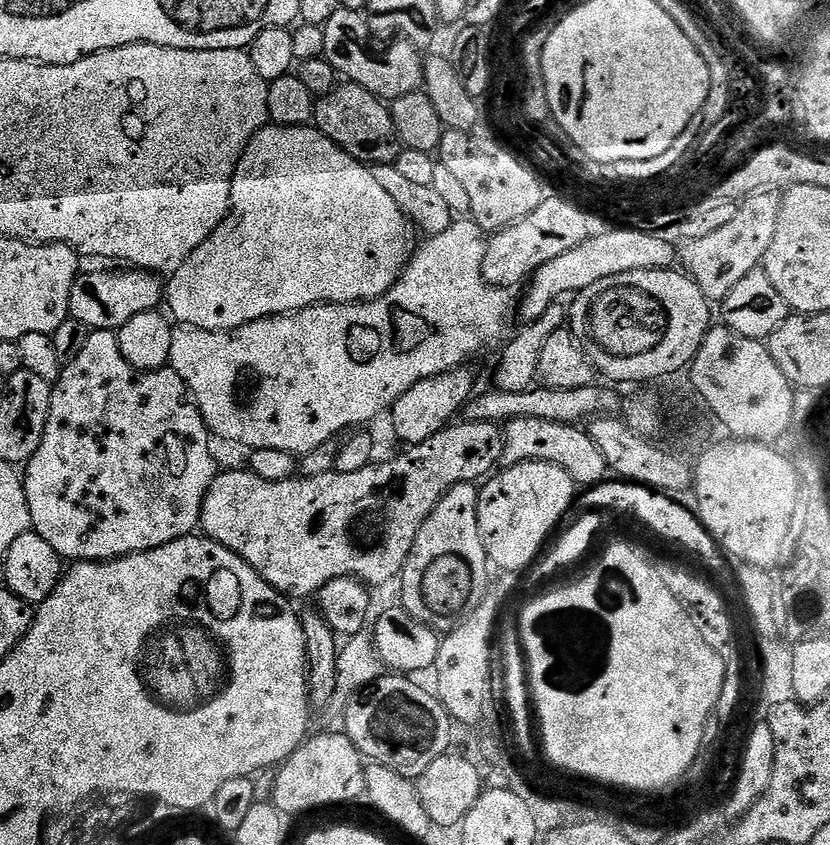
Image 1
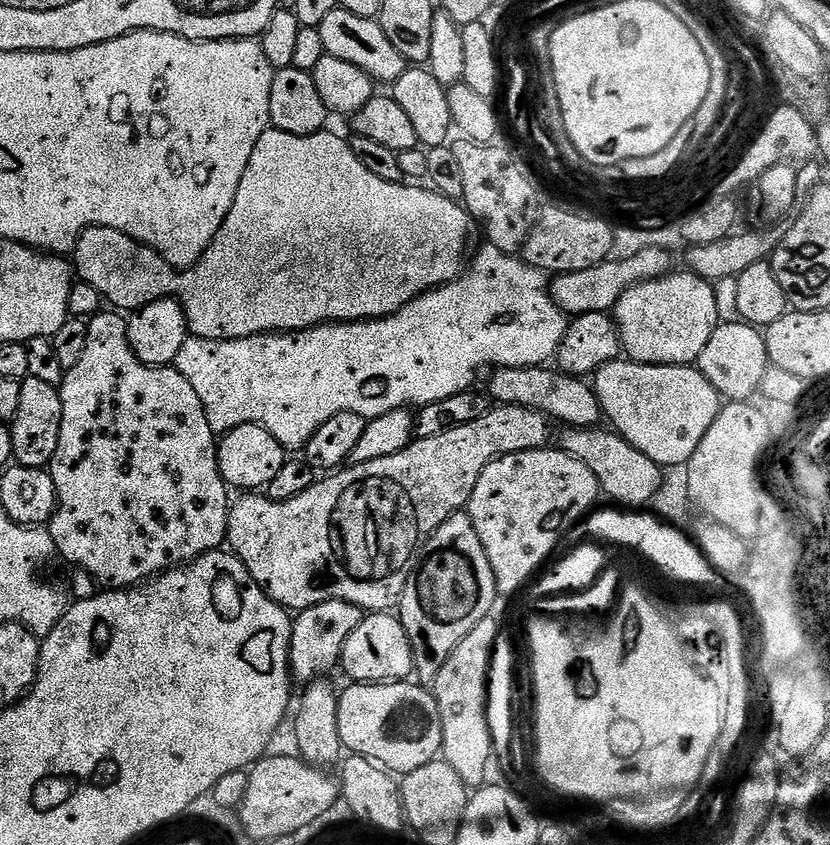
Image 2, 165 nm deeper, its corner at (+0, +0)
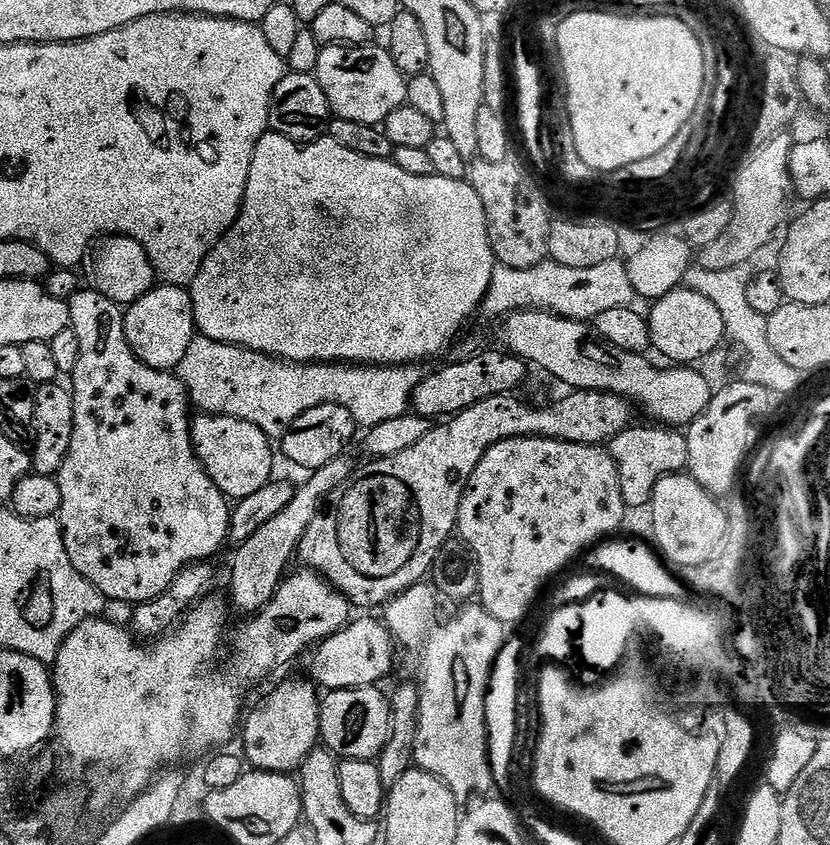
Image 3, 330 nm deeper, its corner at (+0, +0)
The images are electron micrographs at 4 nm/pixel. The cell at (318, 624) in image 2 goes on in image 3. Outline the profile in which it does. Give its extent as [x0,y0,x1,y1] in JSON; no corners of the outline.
[242,679,322,773]

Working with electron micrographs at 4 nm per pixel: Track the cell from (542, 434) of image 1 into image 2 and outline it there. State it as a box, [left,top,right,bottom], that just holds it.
[558,426,665,510]

